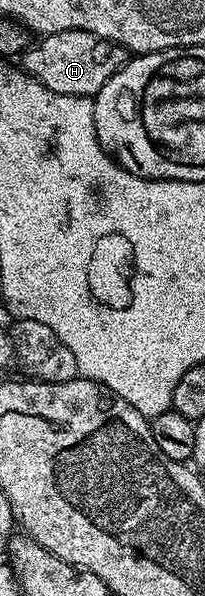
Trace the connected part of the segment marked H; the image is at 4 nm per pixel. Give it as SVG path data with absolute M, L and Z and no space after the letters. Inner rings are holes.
M80 30L51 32L39 40L42 40L39 44L37 41L21 53L22 68L27 77L38 80L56 94L93 98L102 89L104 82L108 82L112 74L116 74L126 65L128 59L126 49L118 44Z

